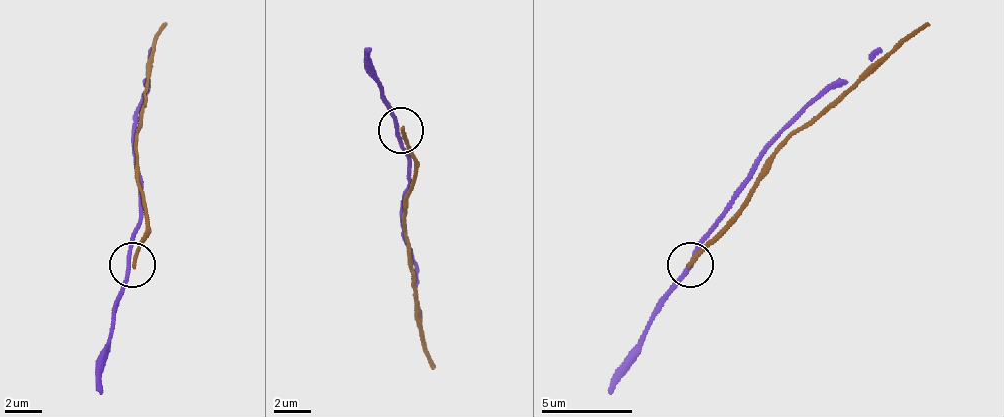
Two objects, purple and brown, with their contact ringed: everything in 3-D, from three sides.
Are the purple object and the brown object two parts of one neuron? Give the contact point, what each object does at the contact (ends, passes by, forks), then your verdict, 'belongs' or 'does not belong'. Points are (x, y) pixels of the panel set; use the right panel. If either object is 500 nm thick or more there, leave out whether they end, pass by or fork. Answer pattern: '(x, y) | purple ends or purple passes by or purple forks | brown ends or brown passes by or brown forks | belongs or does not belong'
(690, 264) | purple passes by | brown ends | does not belong

